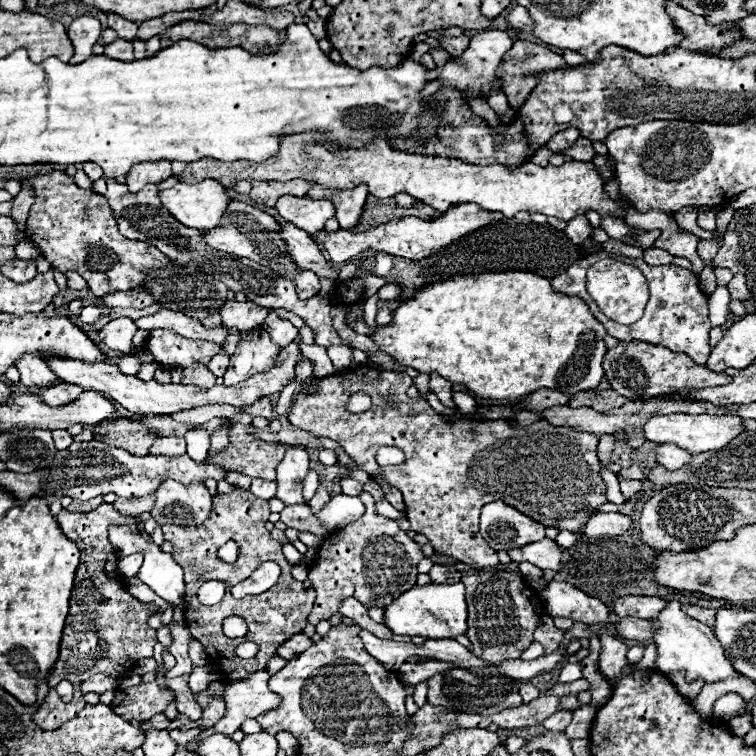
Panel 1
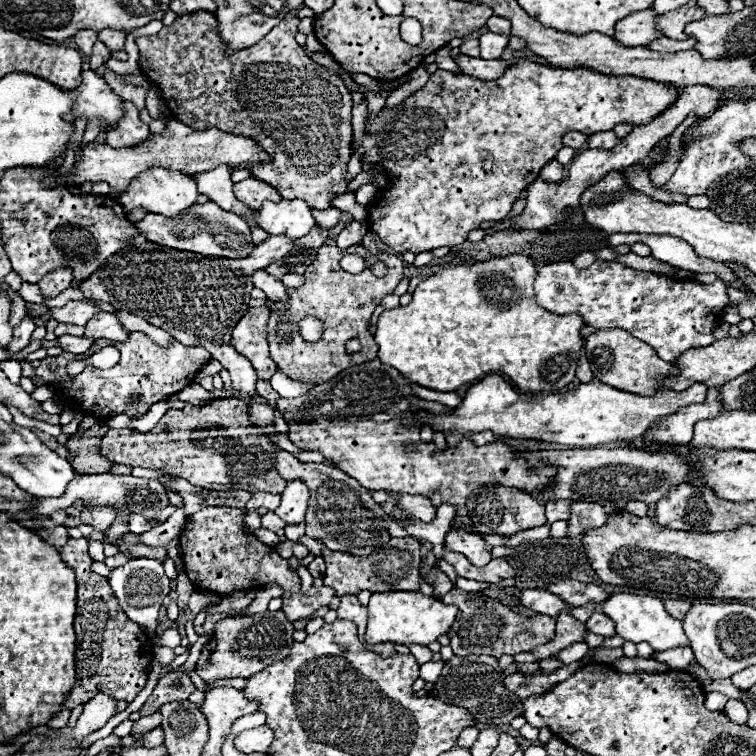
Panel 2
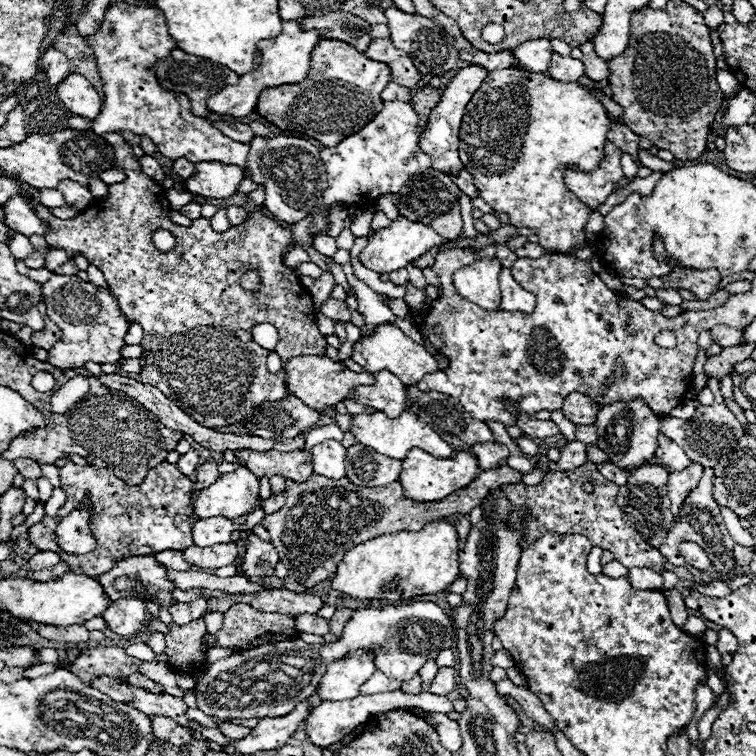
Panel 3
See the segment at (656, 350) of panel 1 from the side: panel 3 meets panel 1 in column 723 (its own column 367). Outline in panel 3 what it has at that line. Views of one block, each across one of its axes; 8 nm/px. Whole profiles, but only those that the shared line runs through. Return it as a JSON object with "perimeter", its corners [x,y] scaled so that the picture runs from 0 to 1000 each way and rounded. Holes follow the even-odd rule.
{"perimeter":[[[392,471],[392,474],[384,474],[384,479],[376,484],[376,489],[378,489],[381,516],[386,516],[386,521],[392,526],[405,532],[405,537],[413,537],[415,542],[423,542],[423,545],[434,537],[444,537],[447,532],[458,529],[474,508],[492,511],[497,505],[492,500],[492,495],[466,492],[452,479],[442,479],[431,471]]]}

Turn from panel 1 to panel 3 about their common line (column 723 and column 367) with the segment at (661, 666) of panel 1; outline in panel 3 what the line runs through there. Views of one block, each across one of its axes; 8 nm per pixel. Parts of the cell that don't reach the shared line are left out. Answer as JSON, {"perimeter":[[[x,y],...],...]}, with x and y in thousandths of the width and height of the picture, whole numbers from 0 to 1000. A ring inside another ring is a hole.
{"perimeter":[[[474,857],[466,868],[439,876],[423,899],[421,921],[437,929],[471,923],[476,907],[497,889],[495,868],[495,860],[487,862],[484,857]]]}

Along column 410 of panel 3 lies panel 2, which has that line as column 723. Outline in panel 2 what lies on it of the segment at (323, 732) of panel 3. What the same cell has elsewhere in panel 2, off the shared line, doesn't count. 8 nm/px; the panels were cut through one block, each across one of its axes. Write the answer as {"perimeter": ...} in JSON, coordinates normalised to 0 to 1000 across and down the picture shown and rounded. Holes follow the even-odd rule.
{"perimeter":[[[942,915],[942,918],[934,918],[934,937],[937,939],[955,939],[958,937],[958,931],[963,929],[963,921],[958,921],[958,918],[947,918],[947,915]]]}

